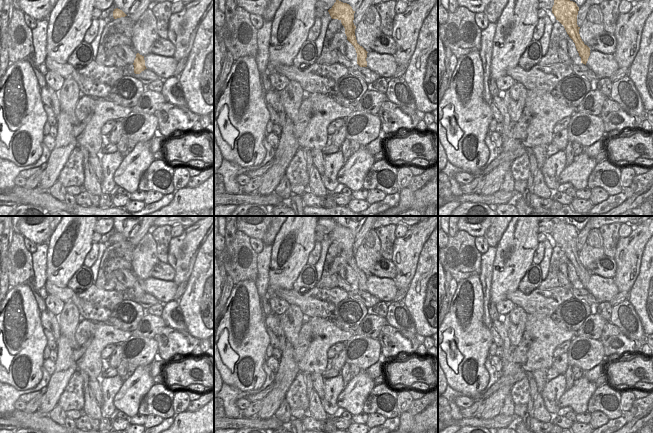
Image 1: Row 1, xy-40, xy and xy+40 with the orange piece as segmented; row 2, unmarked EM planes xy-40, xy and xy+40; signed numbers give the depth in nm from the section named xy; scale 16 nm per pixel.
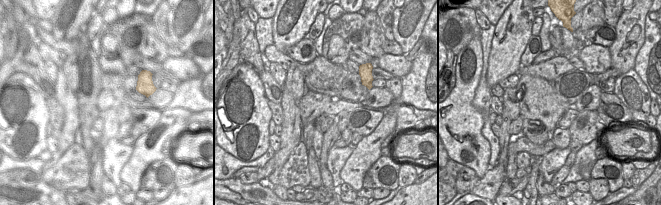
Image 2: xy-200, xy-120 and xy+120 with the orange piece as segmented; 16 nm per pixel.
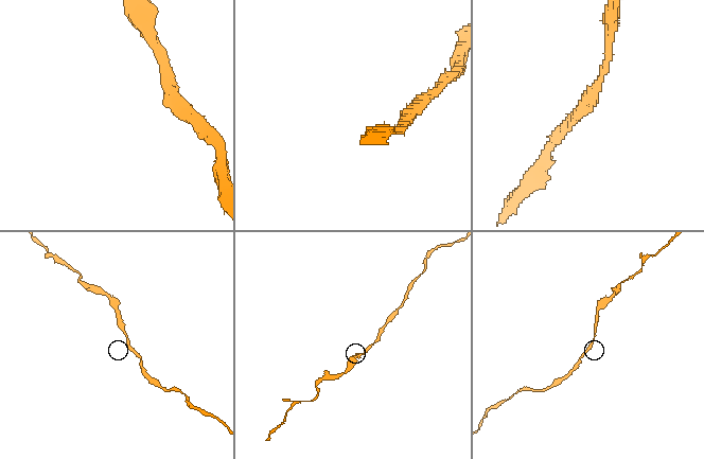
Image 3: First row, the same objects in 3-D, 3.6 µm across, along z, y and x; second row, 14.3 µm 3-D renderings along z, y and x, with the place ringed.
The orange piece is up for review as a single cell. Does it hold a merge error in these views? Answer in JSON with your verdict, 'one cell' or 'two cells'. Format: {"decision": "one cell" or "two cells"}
{"decision": "one cell"}

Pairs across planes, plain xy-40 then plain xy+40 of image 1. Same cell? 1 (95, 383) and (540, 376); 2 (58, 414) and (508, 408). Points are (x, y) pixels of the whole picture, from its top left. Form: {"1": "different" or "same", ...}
{"1": "same", "2": "same"}

